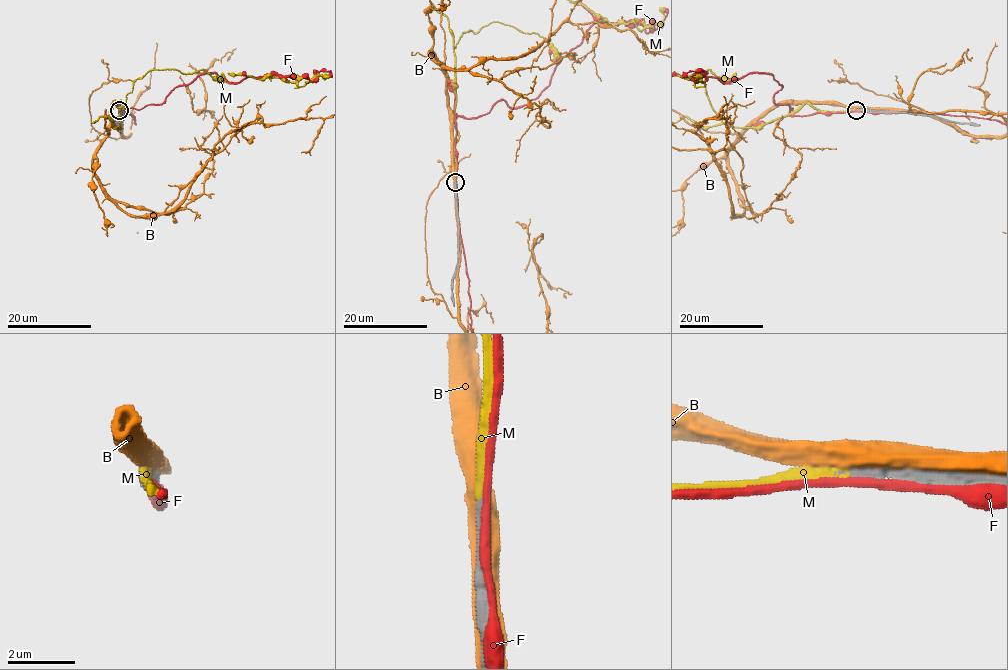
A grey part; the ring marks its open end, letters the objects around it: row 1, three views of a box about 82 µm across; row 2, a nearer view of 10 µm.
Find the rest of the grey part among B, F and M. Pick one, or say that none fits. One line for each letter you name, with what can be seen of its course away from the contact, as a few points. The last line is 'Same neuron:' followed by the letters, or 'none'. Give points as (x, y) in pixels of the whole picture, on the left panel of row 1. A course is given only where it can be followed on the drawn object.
Same neuron: M

